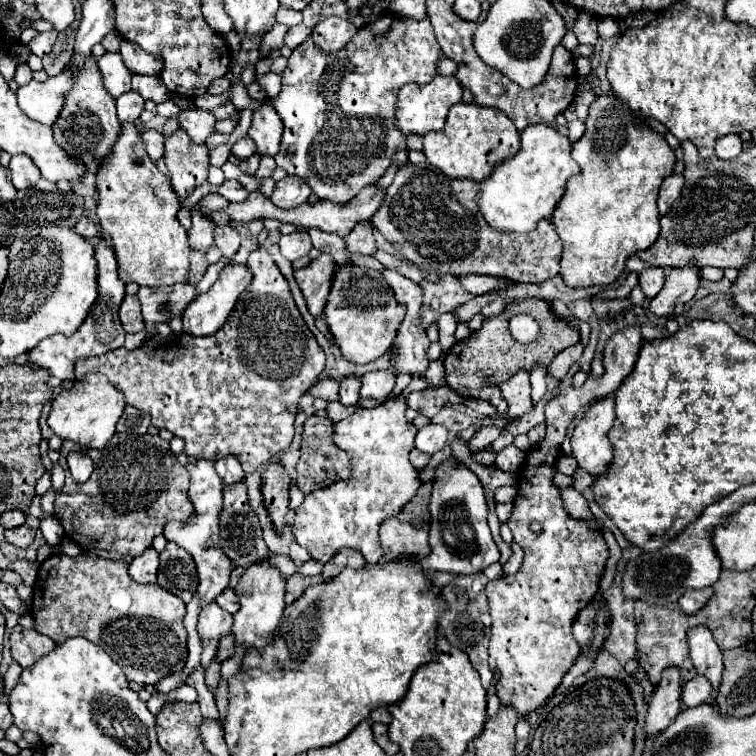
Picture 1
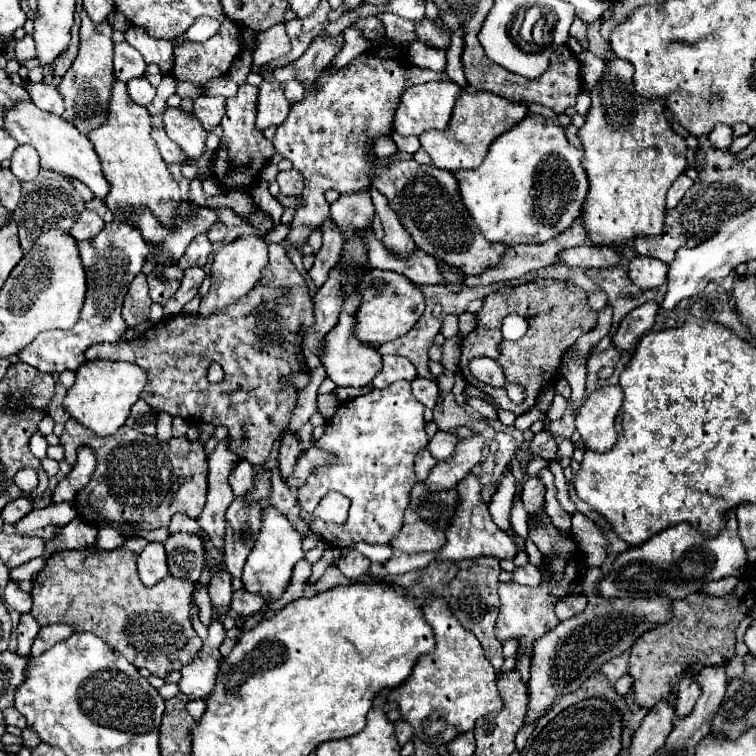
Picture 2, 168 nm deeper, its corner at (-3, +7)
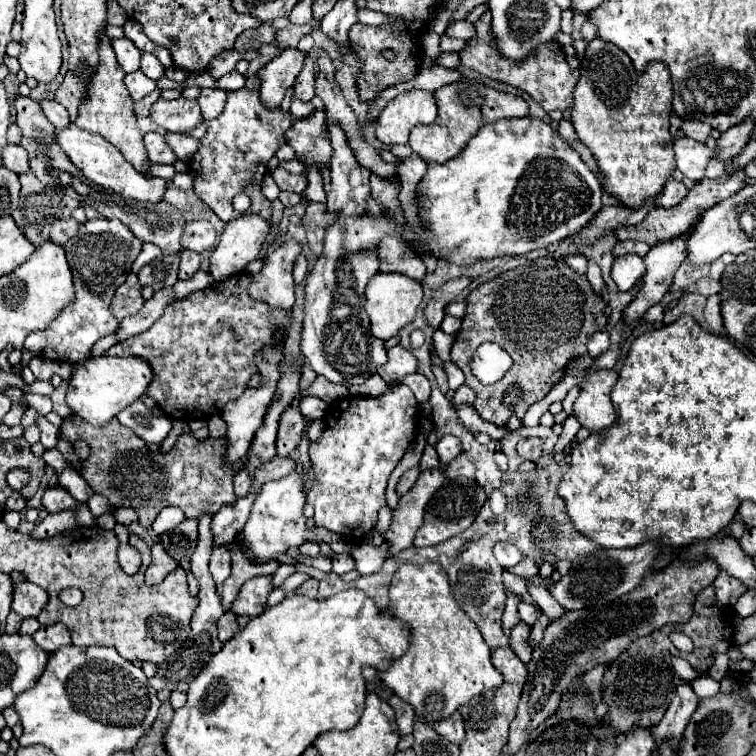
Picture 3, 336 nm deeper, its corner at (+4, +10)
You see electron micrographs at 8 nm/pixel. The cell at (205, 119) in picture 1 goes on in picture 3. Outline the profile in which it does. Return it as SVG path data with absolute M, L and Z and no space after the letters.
M203 88L197 98L203 120L213 120L219 112L223 112L225 98L227 98L227 92L223 92L219 88Z

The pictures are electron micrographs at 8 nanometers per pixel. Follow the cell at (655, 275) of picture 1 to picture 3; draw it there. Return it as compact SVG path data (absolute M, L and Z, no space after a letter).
M625 254L613 262L613 280L619 290L631 290L645 276L645 262L641 256Z

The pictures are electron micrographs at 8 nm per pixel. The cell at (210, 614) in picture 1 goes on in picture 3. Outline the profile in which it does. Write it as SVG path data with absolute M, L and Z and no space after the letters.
M217 546L217 552L213 552L213 558L209 562L209 572L217 584L227 580L231 572L231 564L229 564L229 552L225 552L225 546Z

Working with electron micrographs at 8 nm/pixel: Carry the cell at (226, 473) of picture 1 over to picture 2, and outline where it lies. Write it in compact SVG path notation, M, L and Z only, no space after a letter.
M242 461L236 465L236 469L230 475L230 485L234 489L236 497L244 497L254 483L254 467L248 461Z

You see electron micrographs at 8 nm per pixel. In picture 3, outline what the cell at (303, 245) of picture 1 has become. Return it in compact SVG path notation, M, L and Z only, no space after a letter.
M300 254L296 259L293 270L293 277L296 285L304 280L307 271L308 271L308 261L303 254Z

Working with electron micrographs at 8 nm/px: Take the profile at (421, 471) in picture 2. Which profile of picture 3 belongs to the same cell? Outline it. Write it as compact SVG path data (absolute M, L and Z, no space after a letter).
M417 464L417 466L409 468L409 470L401 476L401 480L399 480L399 484L397 484L397 494L399 494L399 496L403 496L405 492L409 492L409 490L413 488L419 472L421 472L421 468L419 468L419 464Z

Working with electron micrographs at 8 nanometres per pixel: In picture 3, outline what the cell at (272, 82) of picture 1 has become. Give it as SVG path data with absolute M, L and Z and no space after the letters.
M297 96L291 98L291 116L295 120L299 120L301 116L309 116L309 112L313 112L313 106L309 102L303 102Z

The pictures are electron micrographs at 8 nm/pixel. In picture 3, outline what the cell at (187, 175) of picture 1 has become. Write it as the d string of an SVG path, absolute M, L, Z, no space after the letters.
M159 98L151 106L151 118L167 132L189 134L201 122L201 110L197 108L197 100Z

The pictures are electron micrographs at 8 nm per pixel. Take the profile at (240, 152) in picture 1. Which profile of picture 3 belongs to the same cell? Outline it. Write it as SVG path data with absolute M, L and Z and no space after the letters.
M249 76L245 86L241 90L233 90L227 92L227 104L225 110L209 122L209 132L201 138L201 148L197 150L197 154L191 158L191 176L195 180L195 194L223 220L229 222L233 218L237 218L239 214L233 210L233 196L245 192L251 198L251 206L249 206L249 214L259 214L261 218L269 220L271 218L271 202L261 194L261 180L267 174L267 162L269 158L275 154L275 150L281 146L281 132L285 132L285 128L289 128L289 124L293 124L291 116L283 116L281 110L279 112L269 112L261 100L259 100L259 80L255 76Z

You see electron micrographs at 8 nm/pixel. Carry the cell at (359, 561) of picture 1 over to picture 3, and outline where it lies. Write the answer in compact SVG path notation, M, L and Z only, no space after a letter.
M349 552L333 556L333 572L335 574L345 574L345 572L351 572L353 568L355 568L355 560Z

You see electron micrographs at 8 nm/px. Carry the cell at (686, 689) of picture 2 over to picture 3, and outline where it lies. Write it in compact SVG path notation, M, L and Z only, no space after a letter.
M689 684L677 686L675 698L669 704L663 720L653 728L653 734L655 734L657 744L663 738L671 738L671 740L675 740L673 744L677 744L677 740L683 736L685 726L687 726L691 714L695 712L697 704L699 704L699 698L695 696L693 688L689 688Z

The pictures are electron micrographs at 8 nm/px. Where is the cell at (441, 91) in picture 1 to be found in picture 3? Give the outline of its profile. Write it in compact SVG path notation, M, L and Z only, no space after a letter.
M407 90L395 96L379 114L377 138L391 144L407 144L411 128L417 124L433 124L437 120L437 104L433 92Z

